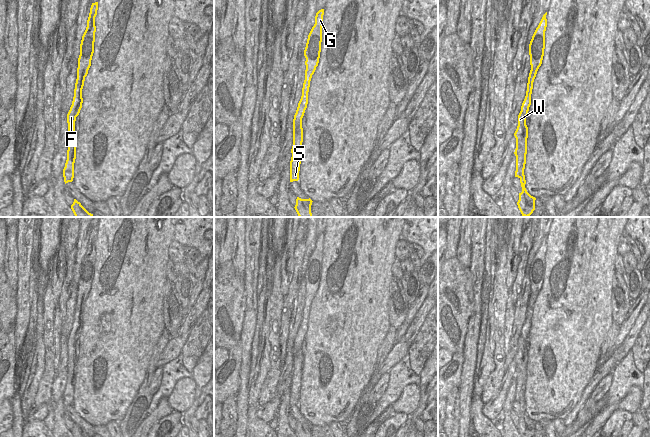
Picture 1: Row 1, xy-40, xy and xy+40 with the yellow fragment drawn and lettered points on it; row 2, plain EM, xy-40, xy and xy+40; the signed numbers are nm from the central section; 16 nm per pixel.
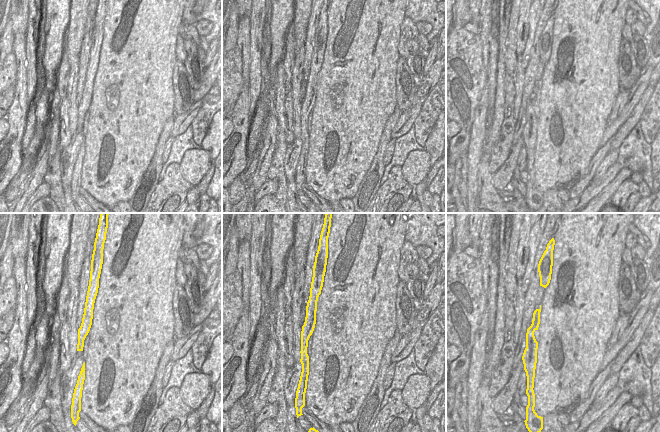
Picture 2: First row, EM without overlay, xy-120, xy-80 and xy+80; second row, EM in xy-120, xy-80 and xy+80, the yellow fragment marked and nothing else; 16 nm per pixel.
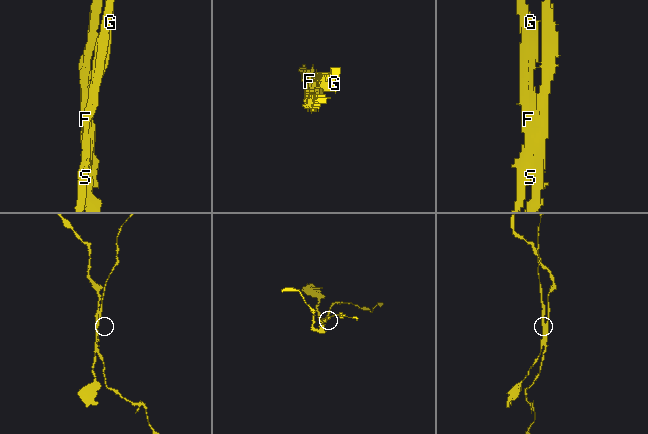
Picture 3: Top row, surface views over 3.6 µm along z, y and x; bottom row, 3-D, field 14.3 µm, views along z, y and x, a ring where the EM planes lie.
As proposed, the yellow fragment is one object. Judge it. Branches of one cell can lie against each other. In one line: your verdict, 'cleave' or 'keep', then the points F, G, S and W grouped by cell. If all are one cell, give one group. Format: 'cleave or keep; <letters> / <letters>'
cleave; F G S / W

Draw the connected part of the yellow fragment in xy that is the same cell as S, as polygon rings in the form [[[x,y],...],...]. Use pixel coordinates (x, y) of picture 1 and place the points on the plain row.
[[[321,233],[316,237],[315,248],[308,259],[304,274],[304,280],[306,282],[305,304],[302,312],[302,320],[293,343],[293,370],[291,373],[292,381],[290,385],[290,406],[299,404],[303,359],[301,357],[296,357],[295,353],[302,350],[302,342],[308,328],[310,305],[319,287],[322,266],[323,239],[324,233]]]

